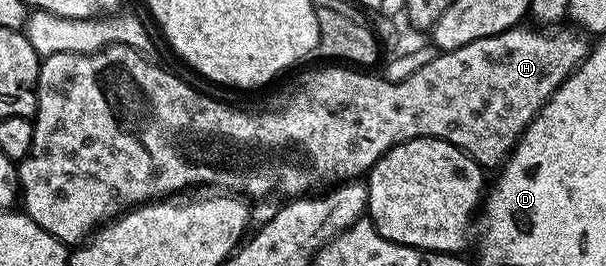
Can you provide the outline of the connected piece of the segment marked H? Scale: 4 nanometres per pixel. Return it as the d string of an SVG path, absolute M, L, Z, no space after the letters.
M517 26L508 28L498 34L490 34L490 38L478 38L470 41L466 46L458 46L458 50L440 52L433 55L426 66L422 66L410 78L402 82L390 82L383 75L367 76L367 71L357 70L352 66L328 66L325 72L320 72L285 108L277 112L243 112L240 108L231 108L212 96L203 96L196 88L191 88L180 76L159 68L152 60L147 60L141 49L131 48L126 42L117 42L103 48L101 52L55 52L43 57L40 62L38 74L38 102L36 114L32 120L34 130L34 142L26 154L26 158L19 161L20 173L19 199L24 200L22 211L29 216L46 234L54 234L69 246L79 246L95 233L96 229L116 219L117 216L149 202L155 202L161 198L172 198L183 188L196 188L199 184L209 184L209 189L223 190L228 194L239 194L244 198L259 198L261 196L279 193L284 198L295 198L305 194L315 193L325 186L335 185L337 182L352 182L363 177L394 146L402 142L410 142L414 138L434 138L450 142L458 150L466 153L471 160L476 161L485 170L496 170L507 160L512 149L520 140L520 135L526 130L526 126L538 113L544 109L546 102L566 82L566 78L578 67L590 51L589 41L583 31L572 26L552 26L547 30L539 27L524 28Z

